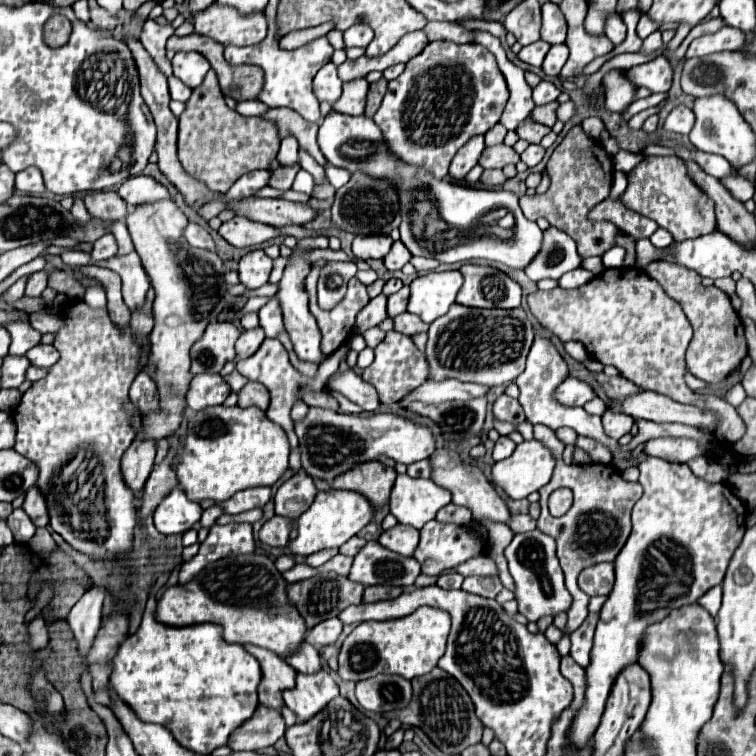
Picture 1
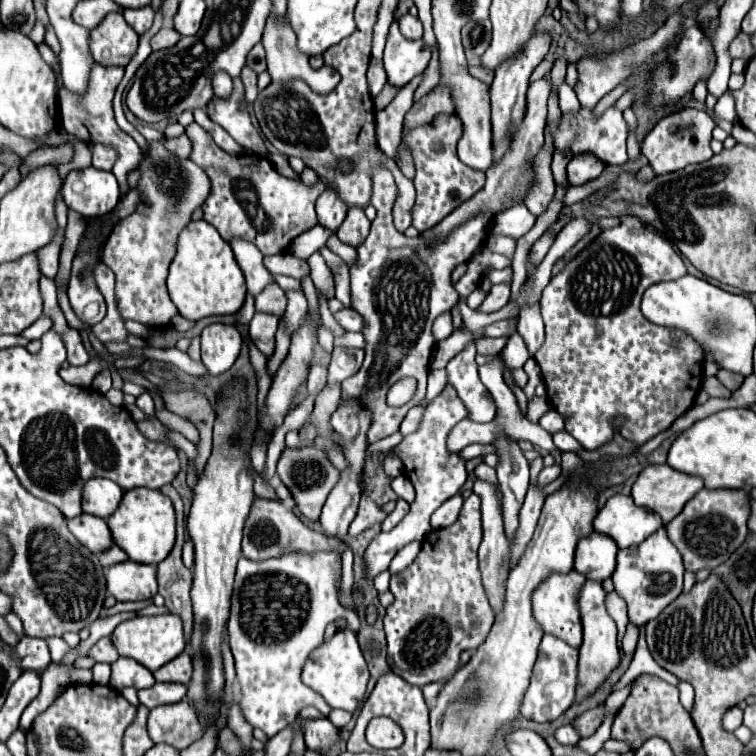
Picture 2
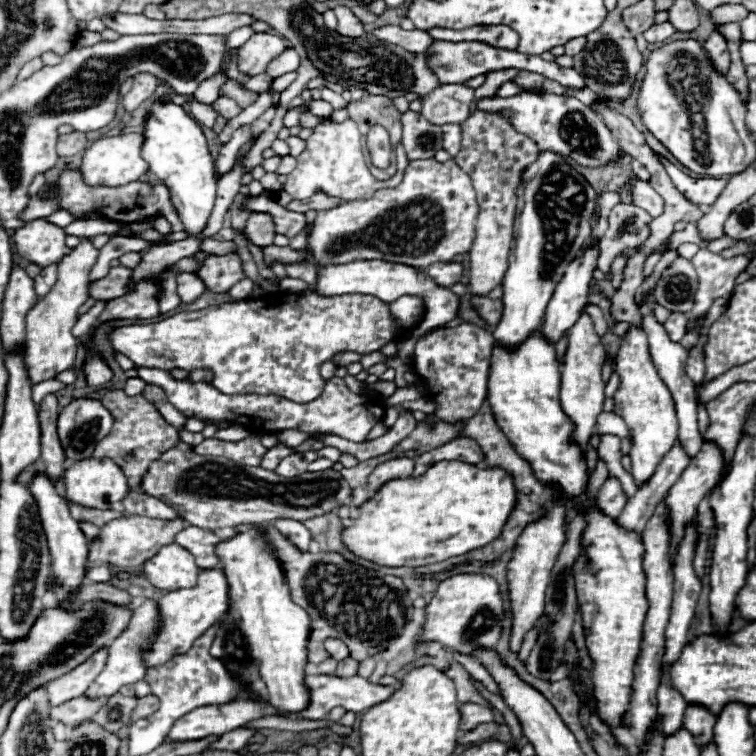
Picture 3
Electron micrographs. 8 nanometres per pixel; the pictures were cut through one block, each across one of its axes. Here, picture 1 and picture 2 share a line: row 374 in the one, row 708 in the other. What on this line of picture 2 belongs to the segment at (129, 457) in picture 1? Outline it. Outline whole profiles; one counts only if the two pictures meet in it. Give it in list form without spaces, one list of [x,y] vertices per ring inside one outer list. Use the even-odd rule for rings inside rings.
[[[188,700],[176,702],[172,706],[156,706],[156,710],[150,710],[148,736],[154,744],[164,742],[176,750],[184,750],[192,742],[200,740],[202,734],[204,728]]]

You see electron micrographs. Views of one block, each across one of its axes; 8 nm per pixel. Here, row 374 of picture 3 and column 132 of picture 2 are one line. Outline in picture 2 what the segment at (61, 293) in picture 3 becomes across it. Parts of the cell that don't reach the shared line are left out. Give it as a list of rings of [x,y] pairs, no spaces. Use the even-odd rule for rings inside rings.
[[[120,12],[106,14],[90,34],[92,56],[102,66],[126,66],[138,50],[138,34],[126,24]]]

